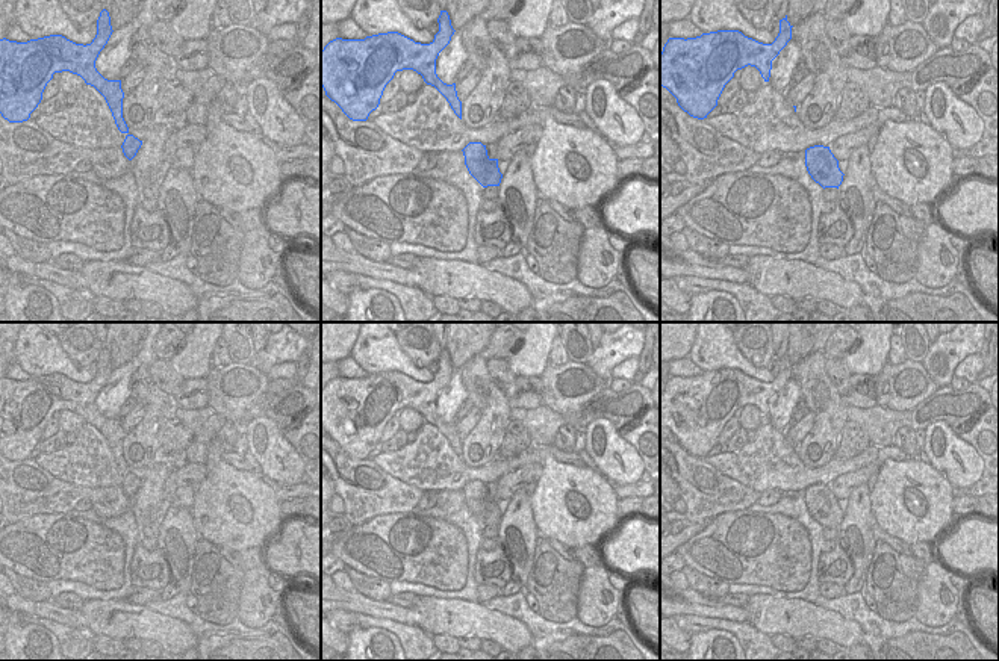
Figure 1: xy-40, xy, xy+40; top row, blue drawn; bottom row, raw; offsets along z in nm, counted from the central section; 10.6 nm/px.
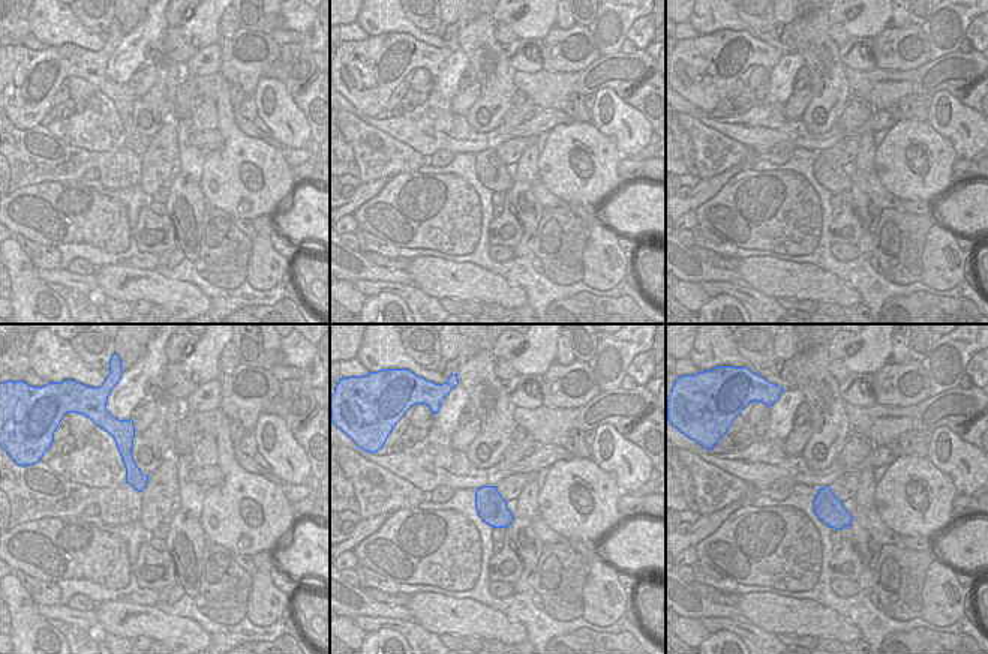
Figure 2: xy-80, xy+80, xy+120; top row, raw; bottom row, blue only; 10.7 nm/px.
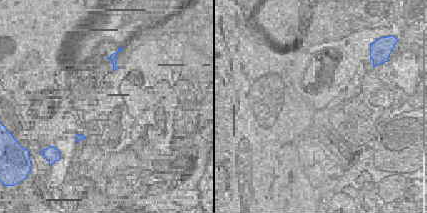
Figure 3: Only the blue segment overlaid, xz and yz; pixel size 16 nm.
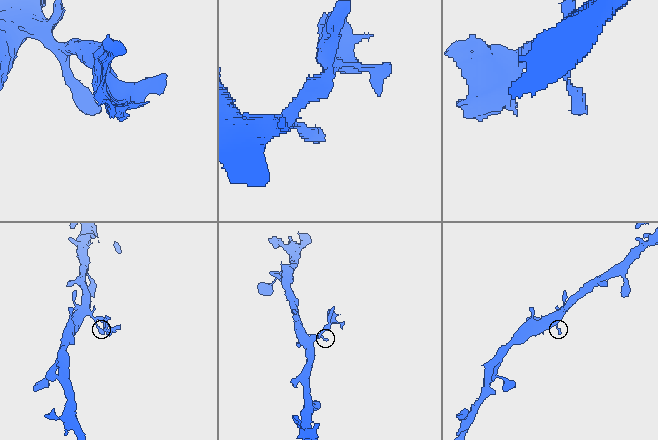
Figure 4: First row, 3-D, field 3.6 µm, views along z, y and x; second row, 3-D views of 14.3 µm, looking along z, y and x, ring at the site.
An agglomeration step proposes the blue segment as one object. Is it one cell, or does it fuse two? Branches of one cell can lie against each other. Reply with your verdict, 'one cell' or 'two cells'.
two cells

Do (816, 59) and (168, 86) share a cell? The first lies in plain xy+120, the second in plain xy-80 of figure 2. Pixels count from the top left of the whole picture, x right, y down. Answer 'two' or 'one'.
one

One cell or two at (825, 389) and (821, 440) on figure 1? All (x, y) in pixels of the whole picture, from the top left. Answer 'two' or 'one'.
one

